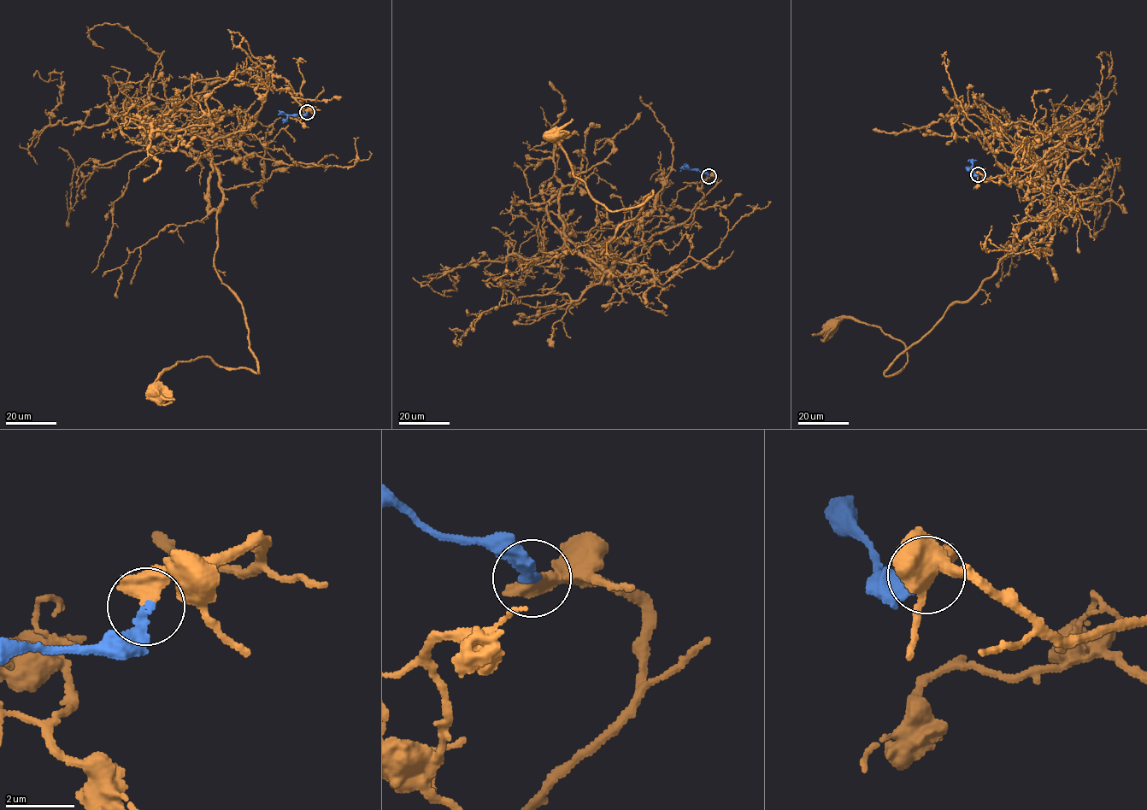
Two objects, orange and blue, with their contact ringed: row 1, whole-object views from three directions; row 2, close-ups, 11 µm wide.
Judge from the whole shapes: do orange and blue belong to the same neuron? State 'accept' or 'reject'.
accept

